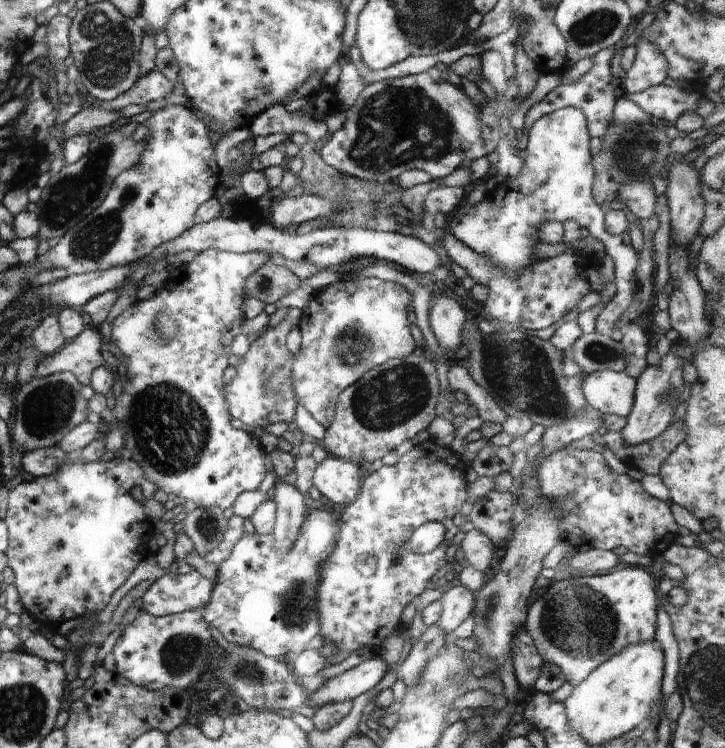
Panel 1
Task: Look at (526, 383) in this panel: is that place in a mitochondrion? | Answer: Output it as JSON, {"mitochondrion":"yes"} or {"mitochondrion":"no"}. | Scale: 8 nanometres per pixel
{"mitochondrion":"yes"}

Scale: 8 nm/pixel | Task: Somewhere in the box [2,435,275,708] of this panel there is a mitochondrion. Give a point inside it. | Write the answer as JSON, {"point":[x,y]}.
{"point":[185,652]}

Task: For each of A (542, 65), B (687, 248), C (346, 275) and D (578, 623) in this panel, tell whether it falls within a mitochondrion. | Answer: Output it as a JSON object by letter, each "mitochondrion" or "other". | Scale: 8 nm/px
{"A":"other","B":"other","C":"other","D":"mitochondrion"}

